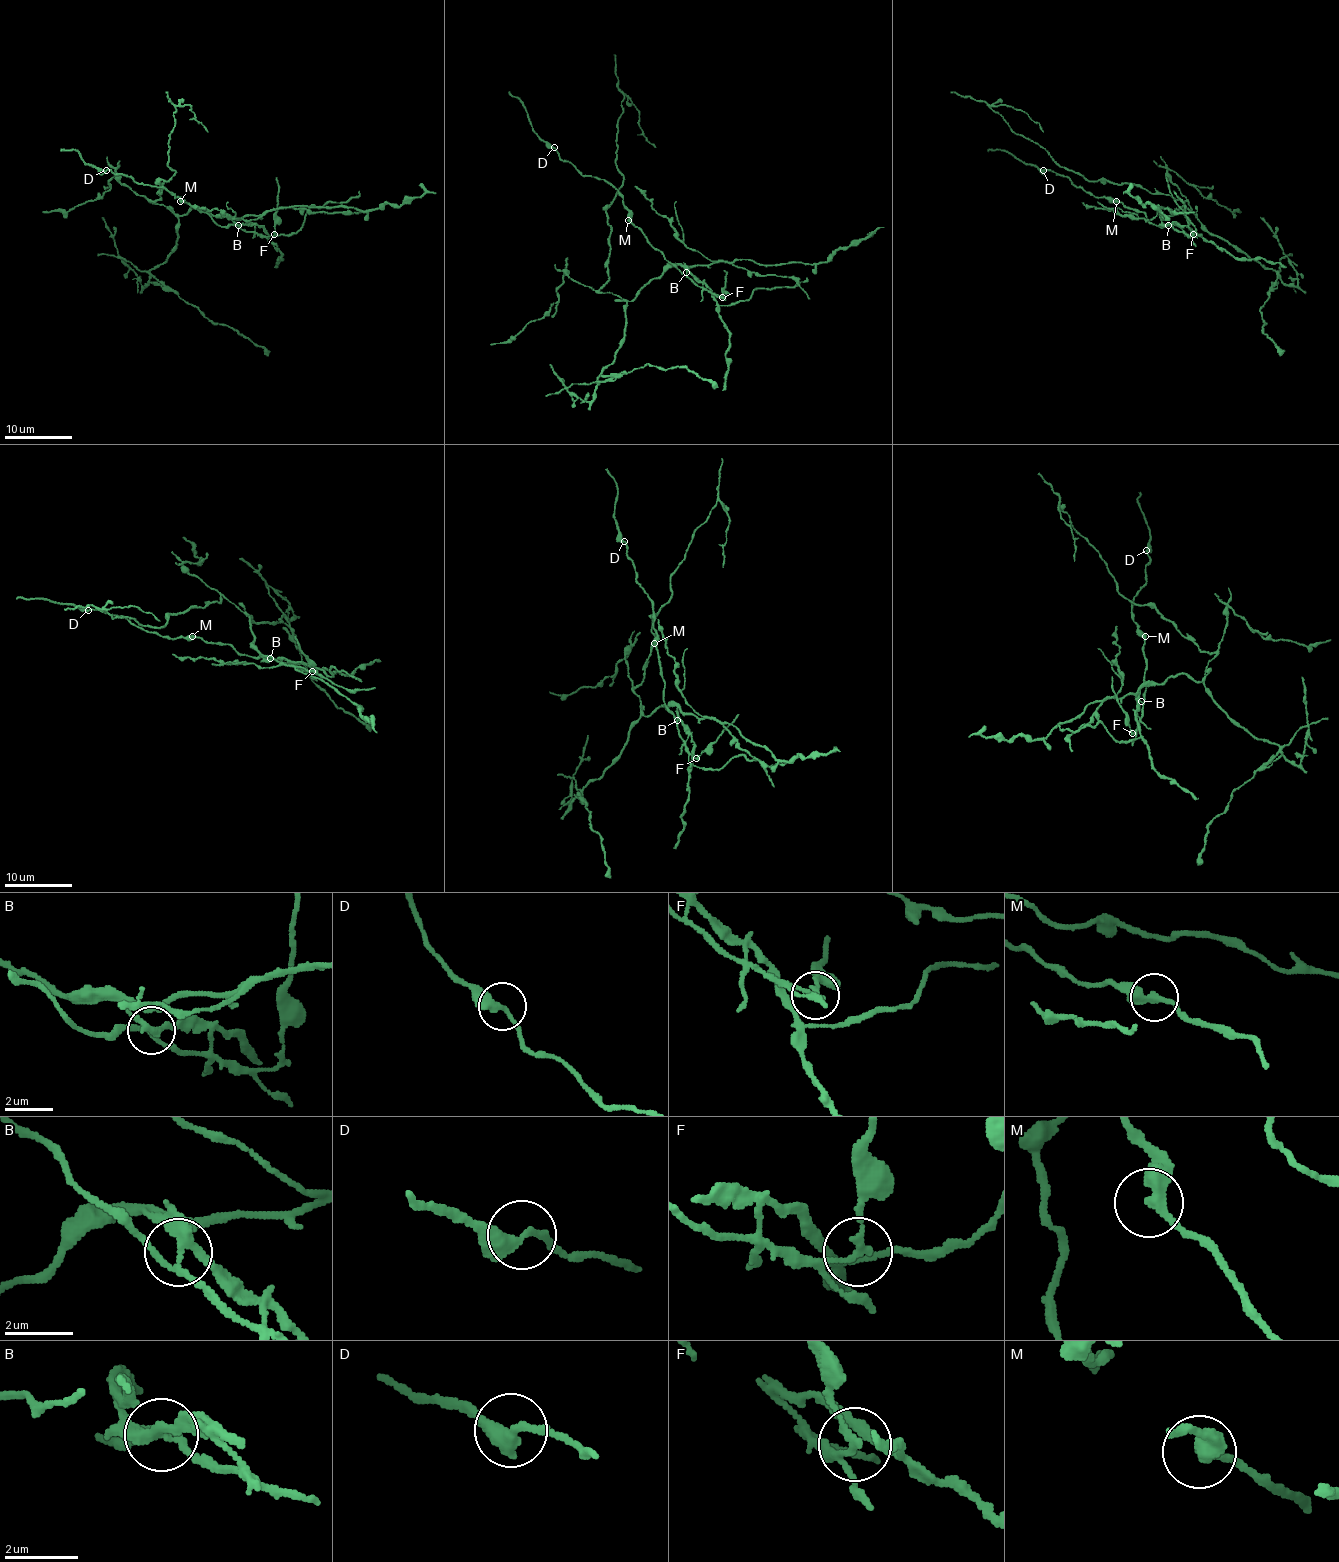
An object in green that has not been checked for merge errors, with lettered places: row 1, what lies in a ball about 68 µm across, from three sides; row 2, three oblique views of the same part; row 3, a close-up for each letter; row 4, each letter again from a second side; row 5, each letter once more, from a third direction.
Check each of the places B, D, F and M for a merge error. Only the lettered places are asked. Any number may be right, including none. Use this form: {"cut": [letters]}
{"cut": ["B", "F"]}

